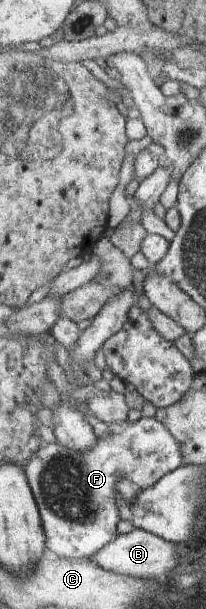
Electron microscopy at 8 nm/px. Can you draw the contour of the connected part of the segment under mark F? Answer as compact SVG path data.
M156 417L109 426L111 432L87 452L69 450L58 441L43 443L27 465L27 480L40 508L47 546L60 557L93 557L120 535L117 526L122 518L117 484L121 478L128 479L134 487L145 489L184 465L181 444Z

